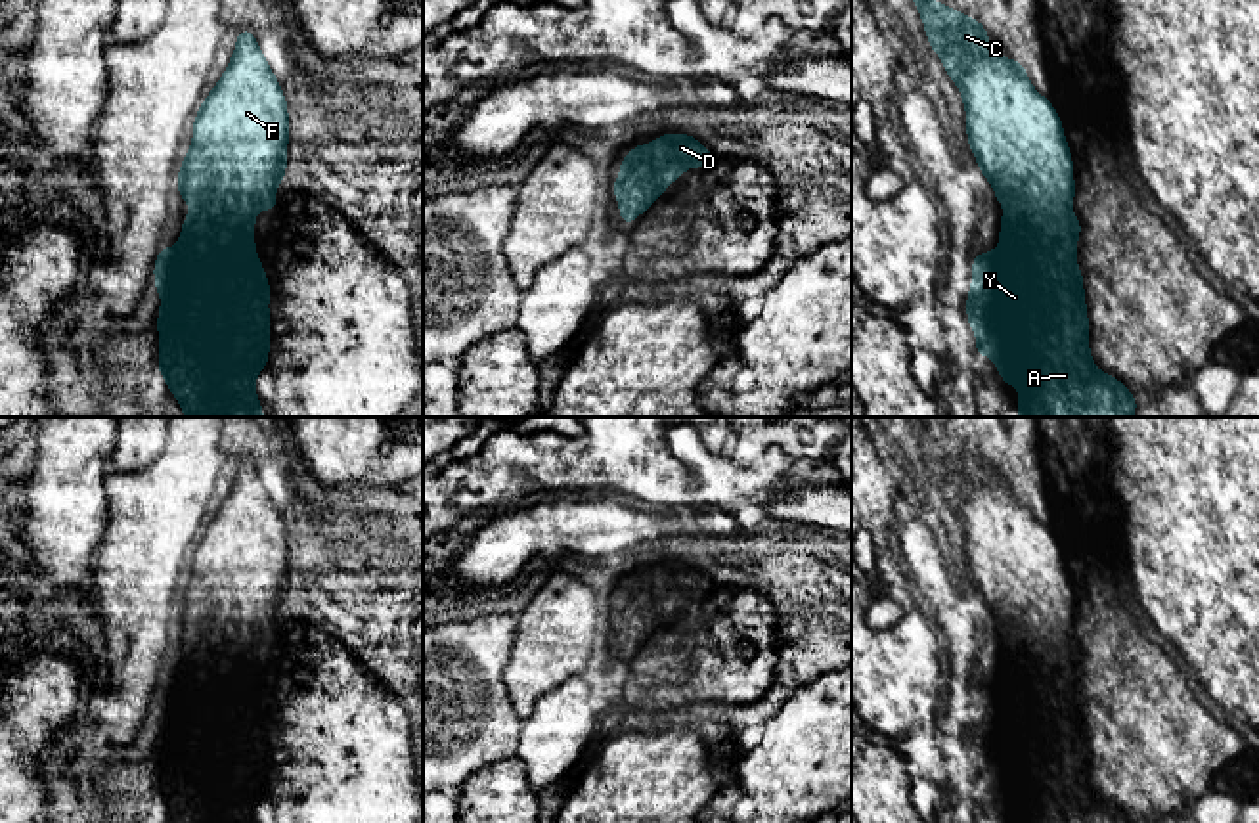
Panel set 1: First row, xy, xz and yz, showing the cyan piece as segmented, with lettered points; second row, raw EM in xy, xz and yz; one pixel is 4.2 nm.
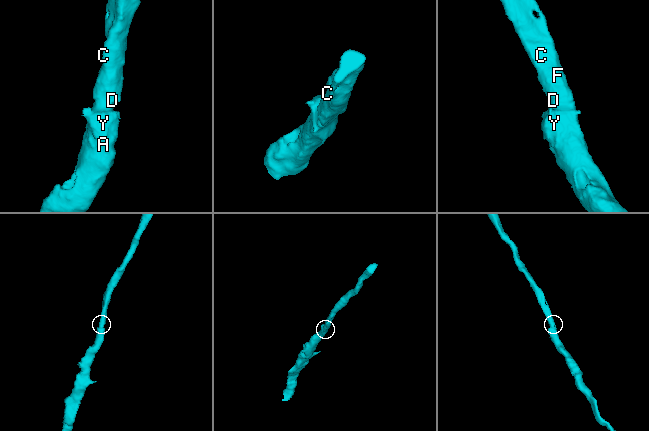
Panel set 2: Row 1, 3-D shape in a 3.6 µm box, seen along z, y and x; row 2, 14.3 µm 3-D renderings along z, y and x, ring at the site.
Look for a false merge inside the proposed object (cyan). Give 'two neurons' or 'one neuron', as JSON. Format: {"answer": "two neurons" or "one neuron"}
{"answer": "one neuron"}

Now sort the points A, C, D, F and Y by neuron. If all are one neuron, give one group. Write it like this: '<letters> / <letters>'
A C D F Y

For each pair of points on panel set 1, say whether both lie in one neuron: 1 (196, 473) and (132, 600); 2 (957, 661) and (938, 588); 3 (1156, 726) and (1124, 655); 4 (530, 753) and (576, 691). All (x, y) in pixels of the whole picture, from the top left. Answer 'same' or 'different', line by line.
1: same
2: same
3: same
4: same

